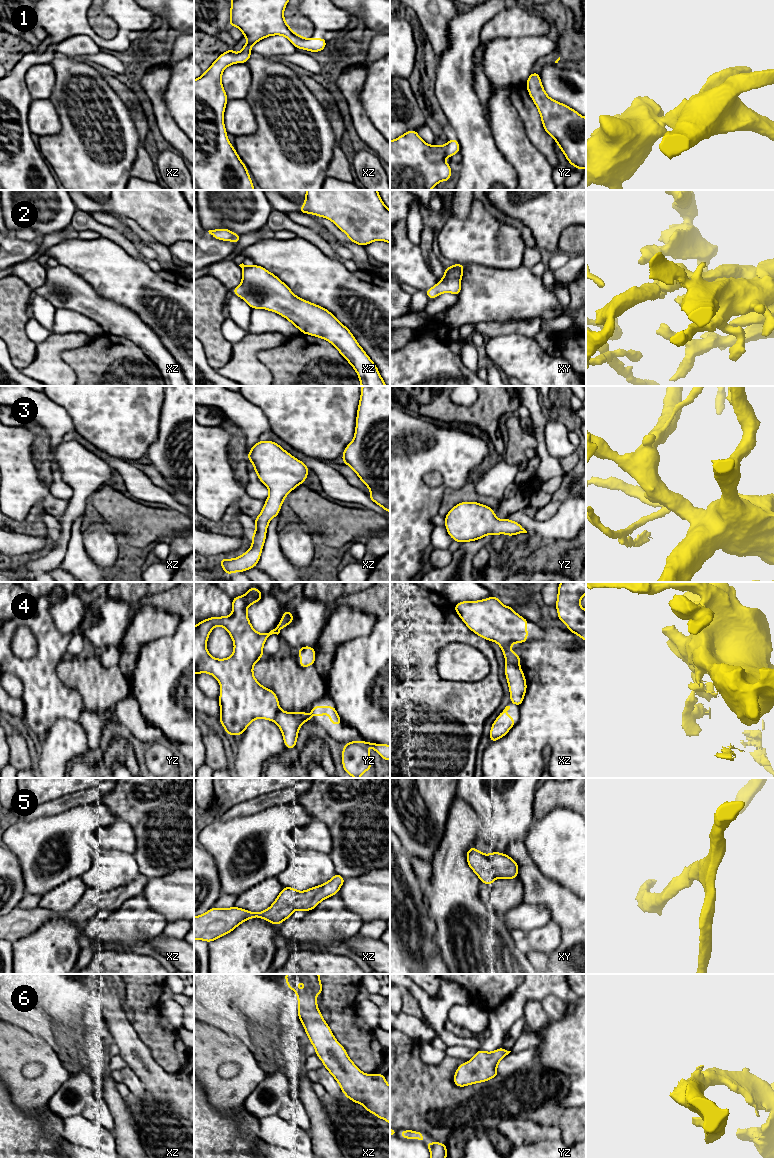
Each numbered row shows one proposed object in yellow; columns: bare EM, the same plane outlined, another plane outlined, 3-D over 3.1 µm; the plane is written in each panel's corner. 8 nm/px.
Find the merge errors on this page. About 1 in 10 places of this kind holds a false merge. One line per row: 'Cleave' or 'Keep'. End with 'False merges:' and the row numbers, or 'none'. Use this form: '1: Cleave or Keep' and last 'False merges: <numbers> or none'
1: Keep
2: Keep
3: Keep
4: Cleave
5: Keep
6: Keep
False merges: 4

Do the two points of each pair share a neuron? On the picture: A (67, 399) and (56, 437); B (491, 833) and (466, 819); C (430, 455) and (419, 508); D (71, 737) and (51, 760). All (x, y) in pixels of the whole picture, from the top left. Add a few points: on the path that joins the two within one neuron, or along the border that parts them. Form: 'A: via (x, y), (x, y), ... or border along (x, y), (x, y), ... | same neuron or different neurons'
A: border along (46, 396), (67, 413), (75, 429) | different neurons
B: border along (470, 806), (480, 818), (480, 832) | different neurons
C: via (419, 468), (419, 495) | same neuron
D: via (66, 743), (57, 754) | same neuron

